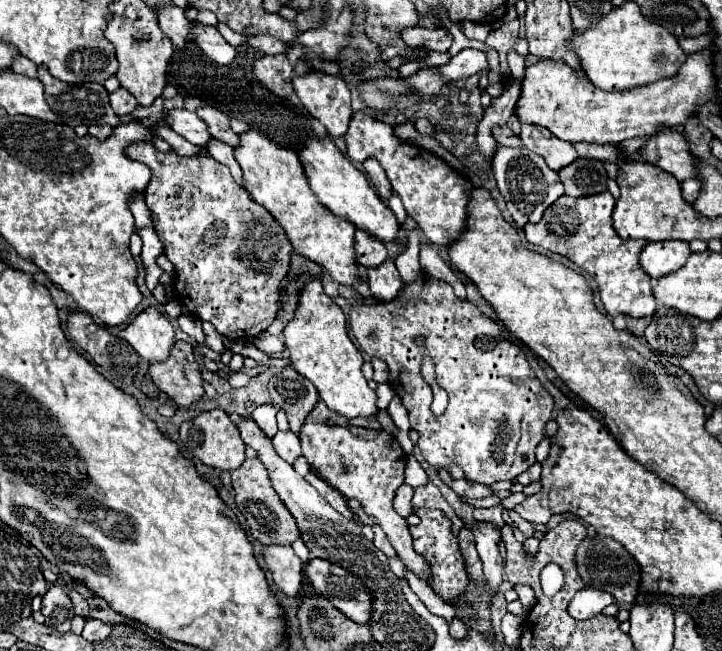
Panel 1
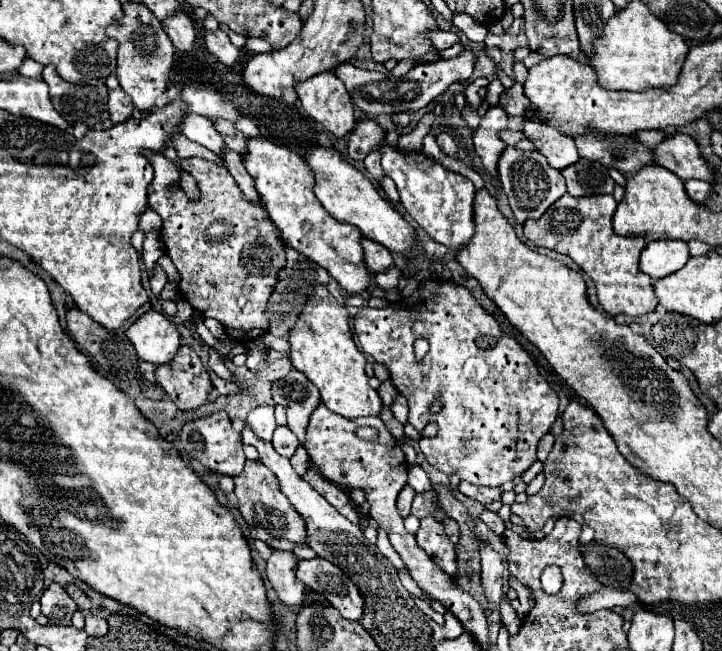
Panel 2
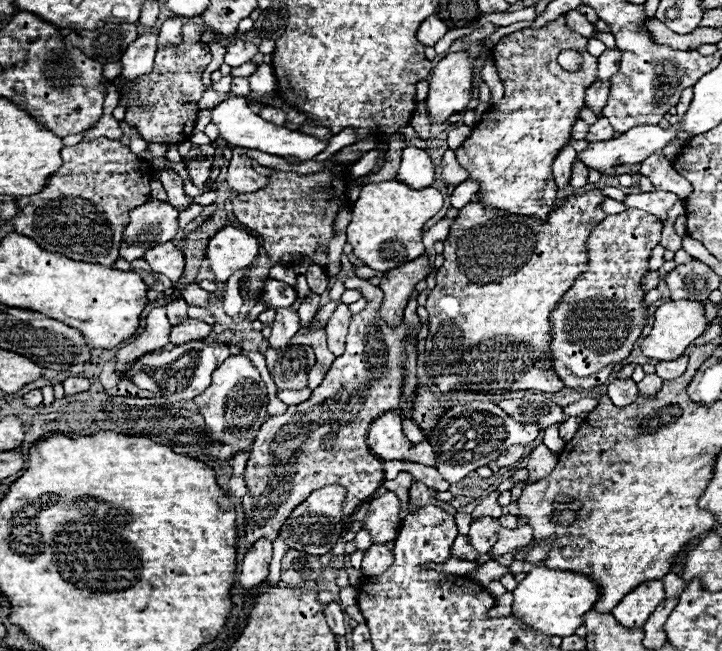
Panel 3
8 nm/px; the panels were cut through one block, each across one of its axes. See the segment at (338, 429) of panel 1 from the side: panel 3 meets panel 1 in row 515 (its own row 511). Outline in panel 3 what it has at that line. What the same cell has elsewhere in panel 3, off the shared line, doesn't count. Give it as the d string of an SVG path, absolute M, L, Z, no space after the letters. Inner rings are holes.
M386 492L370 502L368 514L362 520L362 528L372 536L374 544L394 540L398 534L398 508L400 502L394 492Z

